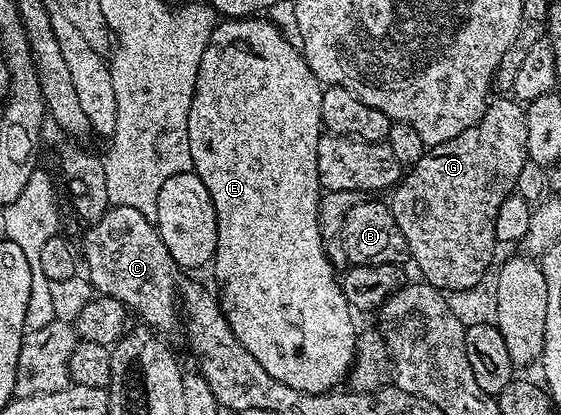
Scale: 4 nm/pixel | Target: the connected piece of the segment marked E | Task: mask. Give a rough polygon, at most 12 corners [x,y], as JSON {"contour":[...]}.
{"contour":[[260,16],[189,108],[221,314],[328,393],[358,326],[320,229],[322,82]]}

